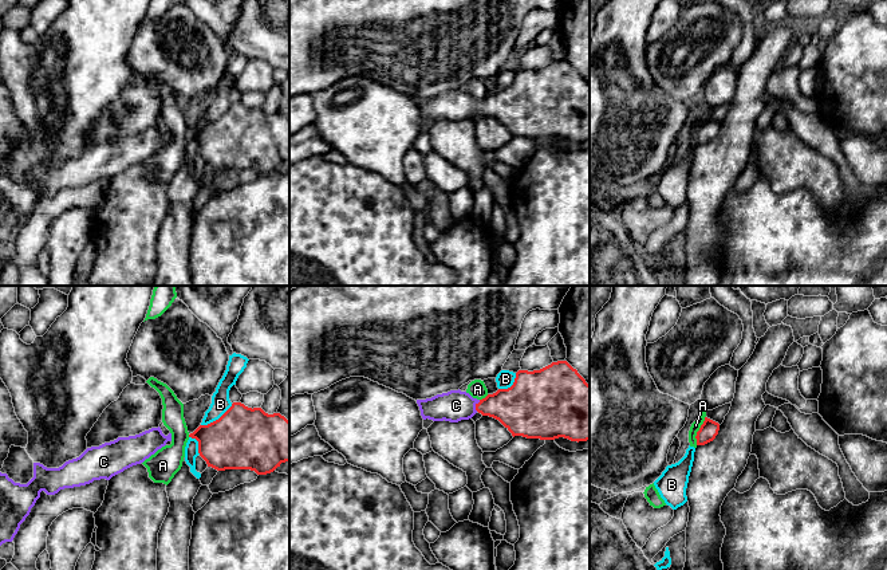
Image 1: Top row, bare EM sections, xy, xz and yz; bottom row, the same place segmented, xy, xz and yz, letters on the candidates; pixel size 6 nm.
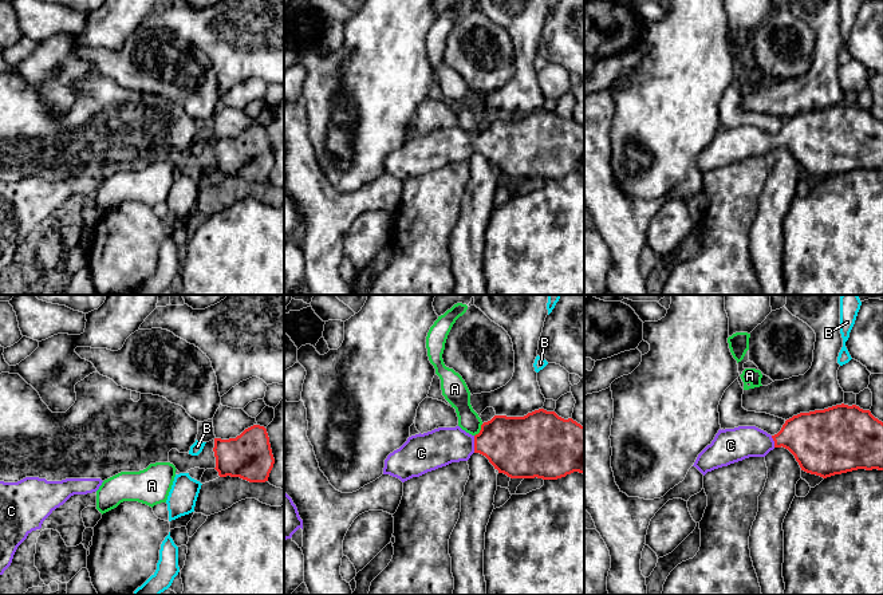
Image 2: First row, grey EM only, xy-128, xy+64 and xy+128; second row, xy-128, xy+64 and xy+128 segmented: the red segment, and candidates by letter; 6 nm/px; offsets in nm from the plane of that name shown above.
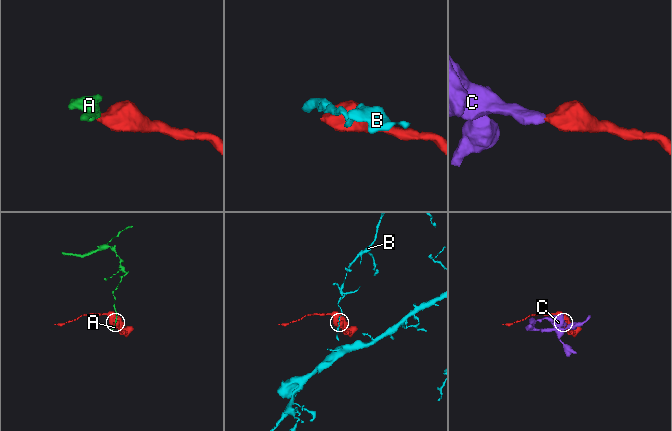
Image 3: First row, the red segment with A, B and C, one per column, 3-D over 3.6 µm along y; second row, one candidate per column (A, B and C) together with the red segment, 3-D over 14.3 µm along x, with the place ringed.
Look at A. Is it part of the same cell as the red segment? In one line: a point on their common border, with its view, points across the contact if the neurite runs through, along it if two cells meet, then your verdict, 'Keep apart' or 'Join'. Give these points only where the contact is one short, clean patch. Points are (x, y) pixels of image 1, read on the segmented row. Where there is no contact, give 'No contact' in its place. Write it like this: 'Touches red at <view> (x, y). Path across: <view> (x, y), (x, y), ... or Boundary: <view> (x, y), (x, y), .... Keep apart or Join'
Touches red at yz (698, 431). Boundary: yz (705, 416), (697, 432), (696, 444). Keep apart

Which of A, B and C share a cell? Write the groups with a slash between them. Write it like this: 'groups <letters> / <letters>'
groups A / B / C

